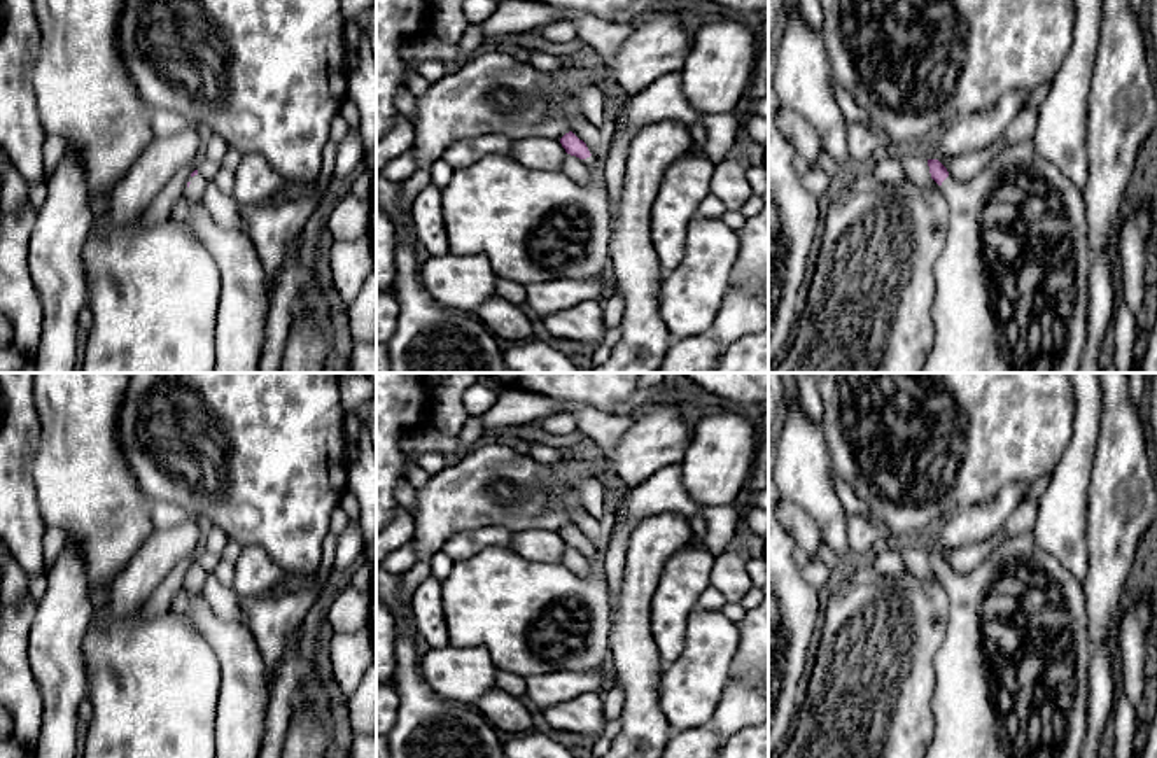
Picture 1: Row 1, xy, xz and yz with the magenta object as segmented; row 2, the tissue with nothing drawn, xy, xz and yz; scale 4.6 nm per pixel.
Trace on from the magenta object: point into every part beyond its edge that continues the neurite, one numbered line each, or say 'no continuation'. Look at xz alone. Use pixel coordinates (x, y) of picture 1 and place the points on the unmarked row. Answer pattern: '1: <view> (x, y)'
1: xz (532, 617)

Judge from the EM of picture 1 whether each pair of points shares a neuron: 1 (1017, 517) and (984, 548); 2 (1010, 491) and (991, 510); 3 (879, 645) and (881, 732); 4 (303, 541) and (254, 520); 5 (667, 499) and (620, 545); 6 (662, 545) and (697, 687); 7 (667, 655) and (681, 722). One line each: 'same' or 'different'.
1: same
2: same
3: same
4: same
5: same
6: different
7: different

